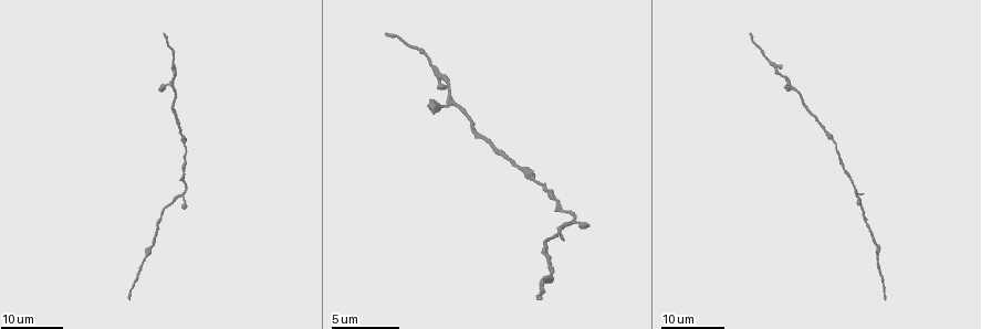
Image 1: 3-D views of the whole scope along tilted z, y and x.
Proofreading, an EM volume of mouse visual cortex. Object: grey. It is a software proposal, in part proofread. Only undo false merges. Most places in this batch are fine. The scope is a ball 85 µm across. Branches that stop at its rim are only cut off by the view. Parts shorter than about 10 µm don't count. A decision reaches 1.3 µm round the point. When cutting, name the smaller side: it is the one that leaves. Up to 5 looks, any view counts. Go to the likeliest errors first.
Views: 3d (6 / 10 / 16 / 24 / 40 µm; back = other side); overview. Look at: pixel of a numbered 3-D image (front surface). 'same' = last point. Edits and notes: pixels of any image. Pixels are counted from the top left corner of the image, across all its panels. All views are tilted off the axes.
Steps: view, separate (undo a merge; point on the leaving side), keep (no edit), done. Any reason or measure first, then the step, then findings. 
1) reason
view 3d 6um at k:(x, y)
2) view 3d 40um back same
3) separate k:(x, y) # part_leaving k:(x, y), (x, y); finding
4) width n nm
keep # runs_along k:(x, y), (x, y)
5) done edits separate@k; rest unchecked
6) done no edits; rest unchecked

view 3d 16um at 1:(840, 159)

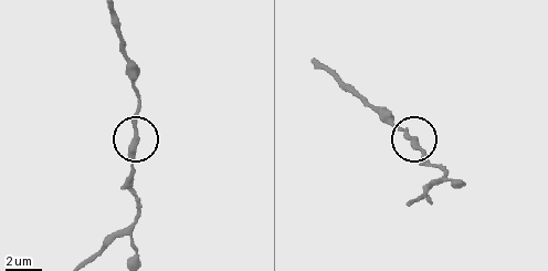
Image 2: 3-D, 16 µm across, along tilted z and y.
closer look
view 3d 6um at 2:(413, 141)

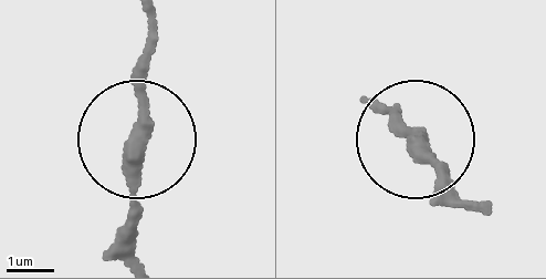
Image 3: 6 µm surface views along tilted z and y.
width 310 nm
keep # all the same neuron

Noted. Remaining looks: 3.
two arms in line, one across
view 3d 24um at 1:(450, 90)

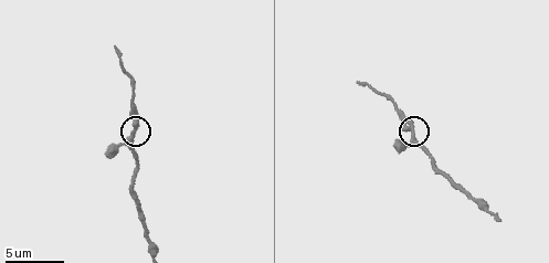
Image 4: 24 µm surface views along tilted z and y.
view 3d 10um at 4:(136, 131)

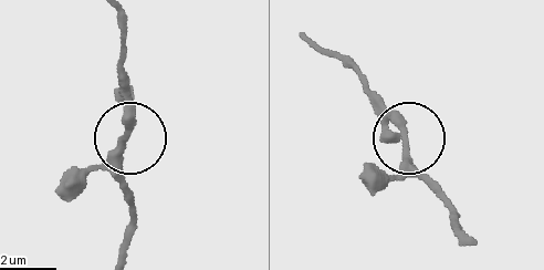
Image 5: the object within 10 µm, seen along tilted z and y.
keep # runs_along 5:(466, 241), (379, 99); one neuron here

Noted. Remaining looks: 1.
done no edits; rest unchecked

